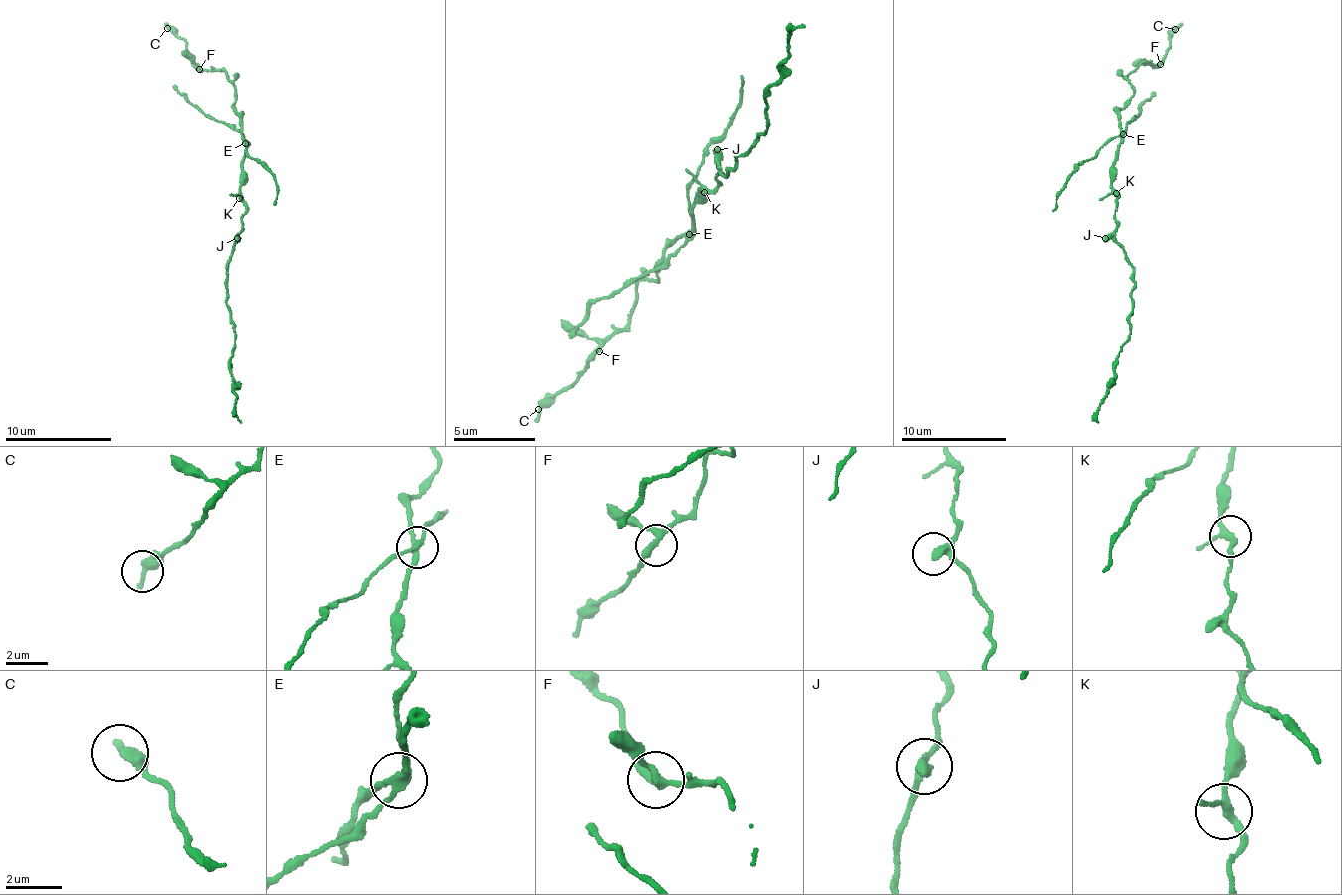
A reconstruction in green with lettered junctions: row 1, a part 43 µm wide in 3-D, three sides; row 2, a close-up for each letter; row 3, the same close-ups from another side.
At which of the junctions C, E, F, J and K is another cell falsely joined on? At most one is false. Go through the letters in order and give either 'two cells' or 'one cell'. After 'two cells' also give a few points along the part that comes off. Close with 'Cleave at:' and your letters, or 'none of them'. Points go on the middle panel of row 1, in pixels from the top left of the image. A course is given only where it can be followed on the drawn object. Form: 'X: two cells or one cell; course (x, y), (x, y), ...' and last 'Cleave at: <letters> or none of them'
C: one cell
E: two cells; course (690, 235), (695, 223), (688, 197), (701, 155), (737, 111), (742, 74)
F: one cell
J: one cell
K: one cell
Cleave at: E

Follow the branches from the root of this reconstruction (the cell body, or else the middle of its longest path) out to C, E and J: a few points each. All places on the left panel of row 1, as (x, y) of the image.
C: (243, 200), (246, 140), (236, 89), (223, 70), (199, 69), (185, 40), (167, 28)
E: (243, 200), (241, 166), (246, 144)
J: (243, 200), (245, 212), (237, 238)

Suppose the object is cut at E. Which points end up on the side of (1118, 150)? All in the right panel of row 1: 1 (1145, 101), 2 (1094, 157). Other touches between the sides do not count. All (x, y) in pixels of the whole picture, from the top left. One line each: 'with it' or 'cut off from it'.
1: cut off from it
2: cut off from it

